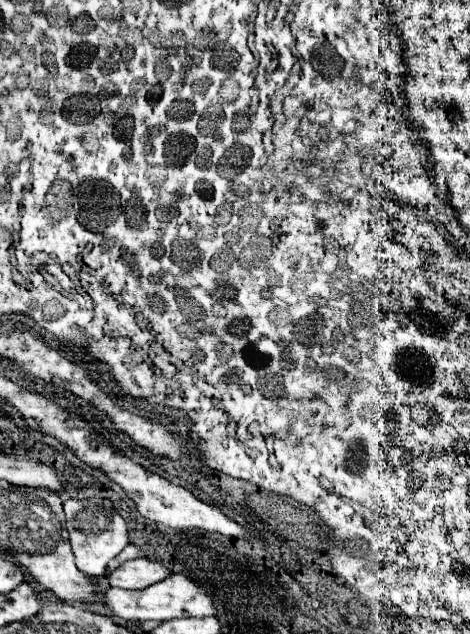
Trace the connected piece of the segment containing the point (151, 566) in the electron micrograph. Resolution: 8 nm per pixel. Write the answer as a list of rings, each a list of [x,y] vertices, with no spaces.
[[[136,558],[128,560],[122,566],[118,566],[110,574],[110,586],[128,588],[128,590],[142,590],[142,586],[152,586],[164,578],[168,578],[172,572],[170,568],[160,560],[150,558]]]

